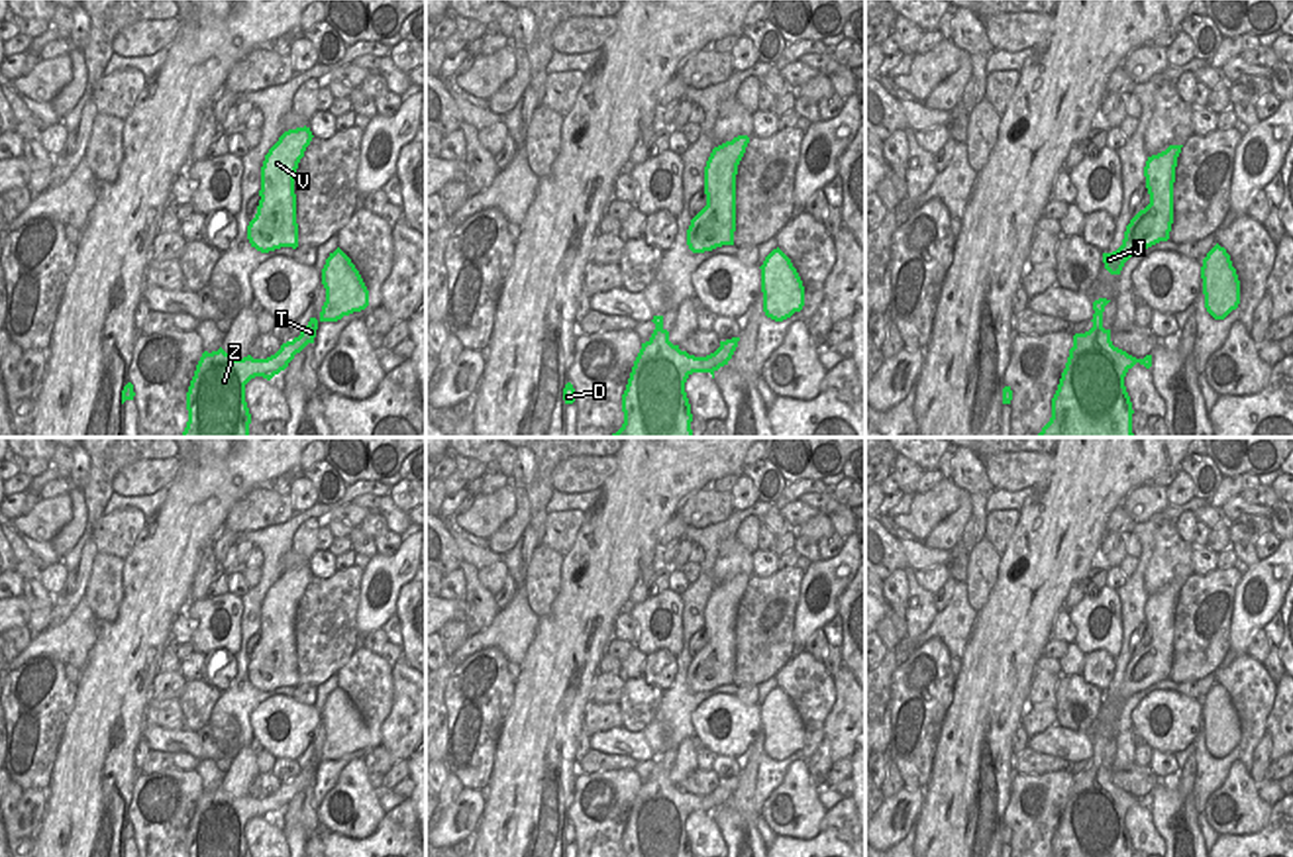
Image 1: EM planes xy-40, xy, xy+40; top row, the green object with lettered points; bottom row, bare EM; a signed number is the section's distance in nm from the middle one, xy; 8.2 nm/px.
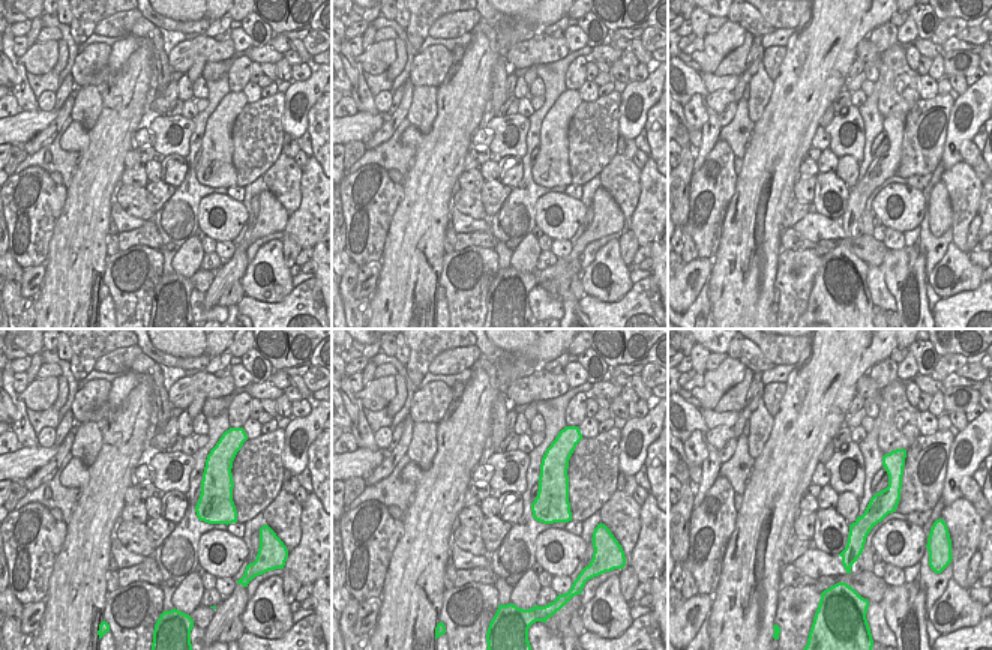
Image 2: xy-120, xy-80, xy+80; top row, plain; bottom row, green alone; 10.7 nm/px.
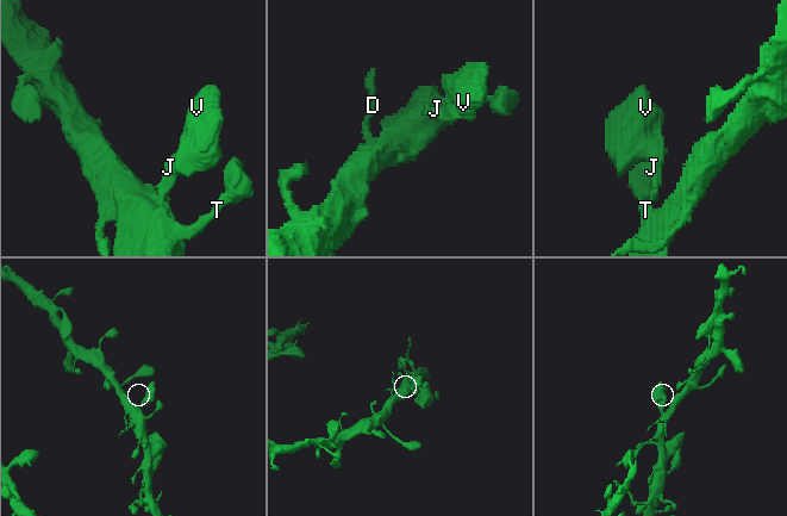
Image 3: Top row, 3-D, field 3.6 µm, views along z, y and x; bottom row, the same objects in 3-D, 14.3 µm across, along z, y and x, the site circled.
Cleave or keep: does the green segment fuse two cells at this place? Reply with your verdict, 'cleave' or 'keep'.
keep

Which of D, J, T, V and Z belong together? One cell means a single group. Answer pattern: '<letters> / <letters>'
D J T V Z

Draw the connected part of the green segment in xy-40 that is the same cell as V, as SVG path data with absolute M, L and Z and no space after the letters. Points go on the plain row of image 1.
M306 565L288 569L265 594L261 606L261 639L255 657L247 665L251 686L261 692L298 686L294 618L312 577Z

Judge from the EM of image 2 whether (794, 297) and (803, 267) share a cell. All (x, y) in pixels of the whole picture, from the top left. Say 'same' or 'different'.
same

